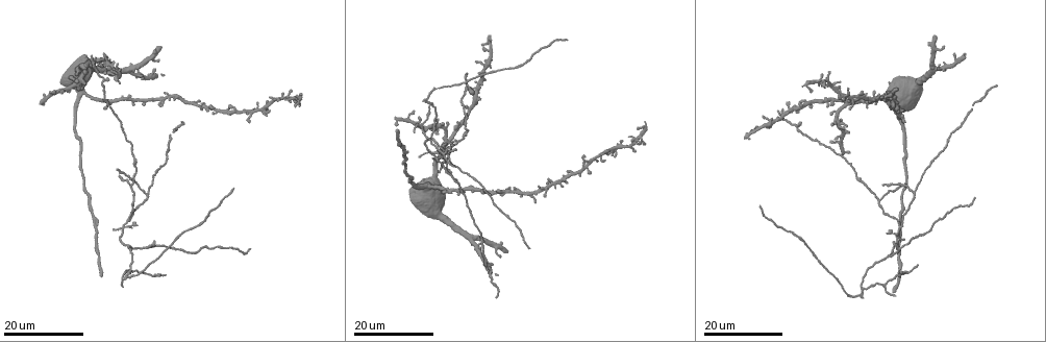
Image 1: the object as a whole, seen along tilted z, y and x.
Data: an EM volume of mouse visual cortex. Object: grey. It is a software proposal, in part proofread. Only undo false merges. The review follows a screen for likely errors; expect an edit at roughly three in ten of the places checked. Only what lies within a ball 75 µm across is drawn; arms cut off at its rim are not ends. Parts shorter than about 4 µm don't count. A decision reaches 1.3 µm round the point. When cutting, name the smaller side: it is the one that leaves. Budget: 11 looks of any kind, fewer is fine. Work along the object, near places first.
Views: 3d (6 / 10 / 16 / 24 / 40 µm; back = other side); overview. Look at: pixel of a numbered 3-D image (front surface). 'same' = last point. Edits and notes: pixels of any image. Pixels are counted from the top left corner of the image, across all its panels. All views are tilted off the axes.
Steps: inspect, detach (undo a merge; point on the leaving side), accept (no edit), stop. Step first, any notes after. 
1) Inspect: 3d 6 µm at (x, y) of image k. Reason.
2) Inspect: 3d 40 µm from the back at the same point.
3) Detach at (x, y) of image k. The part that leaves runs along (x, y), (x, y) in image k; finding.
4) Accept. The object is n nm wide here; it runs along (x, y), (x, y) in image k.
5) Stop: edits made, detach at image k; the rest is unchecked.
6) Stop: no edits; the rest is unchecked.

Inspect: 3d 24 µm at (879, 202) of image 1. Side arm on a straight run.

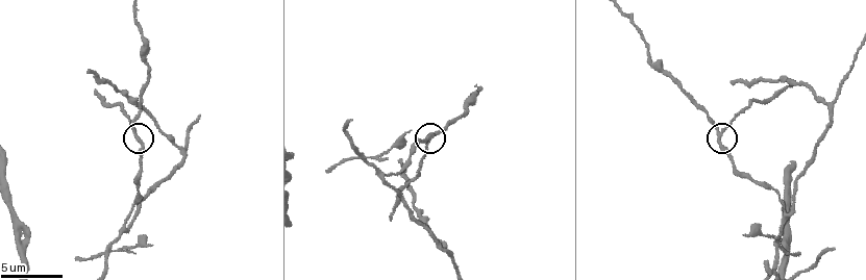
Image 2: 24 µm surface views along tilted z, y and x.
Inspect: 3d 6 µm at (133, 130) of image 2.

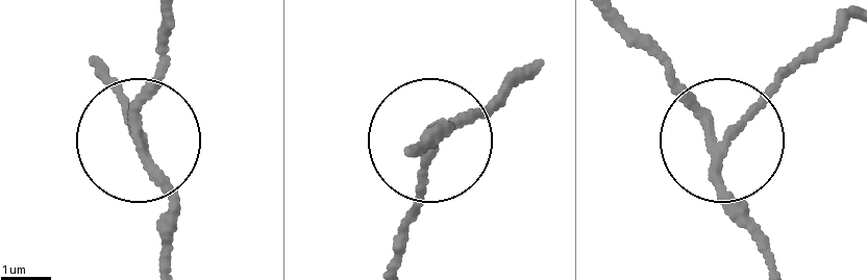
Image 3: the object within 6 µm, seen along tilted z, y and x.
Detach at (119, 100) of image 3. 3 arms meet here; the part that leaves runs along (148, 137), (103, 61) in image 3; two neurons meet here.

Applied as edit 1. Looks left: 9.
Inspect: 3d 10 µm at (832, 103) of image 2. A fork.

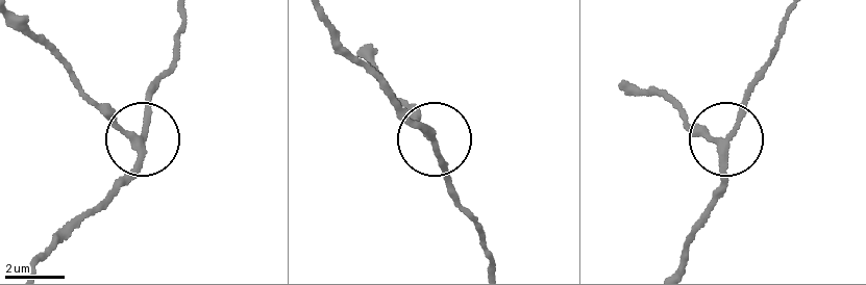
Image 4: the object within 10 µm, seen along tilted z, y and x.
Accept. 3 arms meet here; one neuron here.

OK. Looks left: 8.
Inspect: 3d 16 µm at (794, 126) of image 1. Thick turns thin.

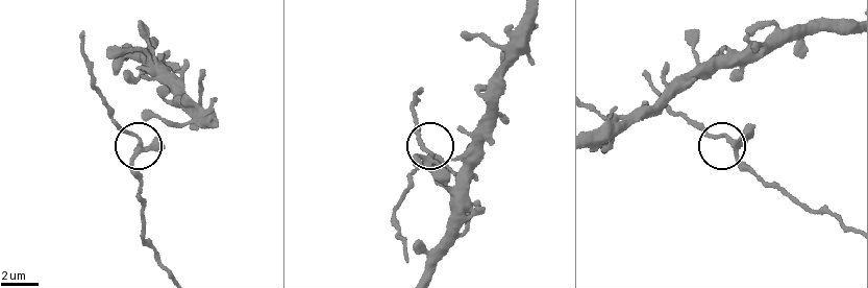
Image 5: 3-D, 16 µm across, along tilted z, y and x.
Inspect: 3d 10 µm at (726, 139) of image 5. Zoom in.

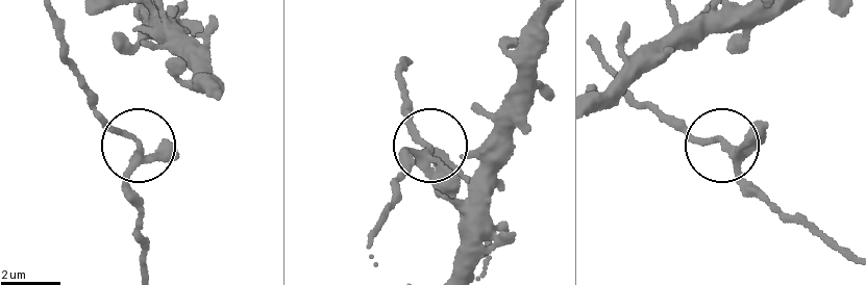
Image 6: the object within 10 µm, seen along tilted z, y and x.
Accept. 3 arms meet here; continuous, no second neuron.

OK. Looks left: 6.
Inspect: 3d 16 µm at (474, 99) of image 1. Narrows sharply.

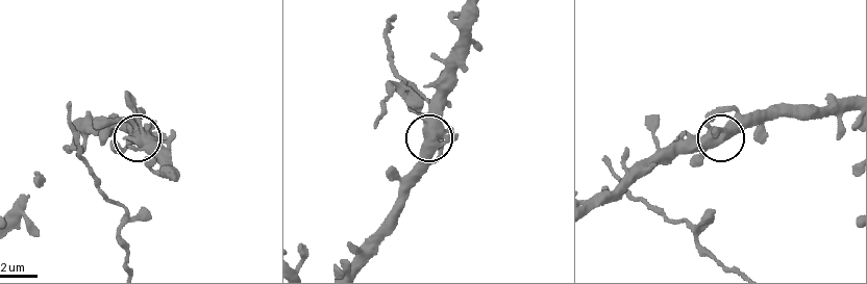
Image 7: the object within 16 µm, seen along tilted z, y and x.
Inspect: 3d 10 µm at (427, 137) of image 7. Zoom in.

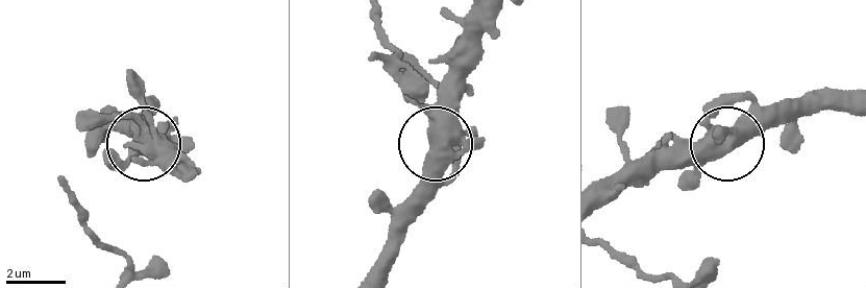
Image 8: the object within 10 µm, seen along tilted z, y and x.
Accept. The object is 400 nm wide here; continuous, no second neuron.

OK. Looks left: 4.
Inspect: 3d 16 µm at (844, 104) of image 1. Four or more arms meet.

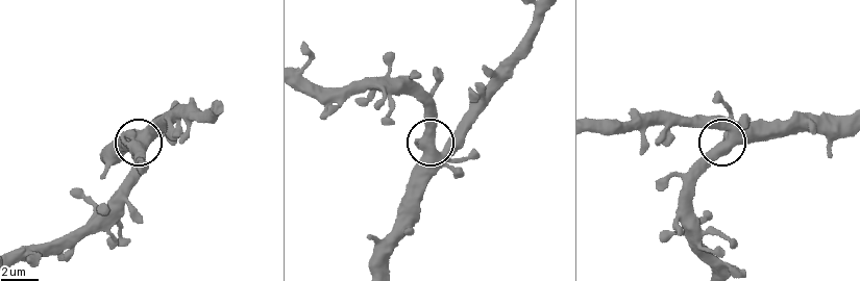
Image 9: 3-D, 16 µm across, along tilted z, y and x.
Inspect: 3d 6 µm at (437, 152) of image 9.

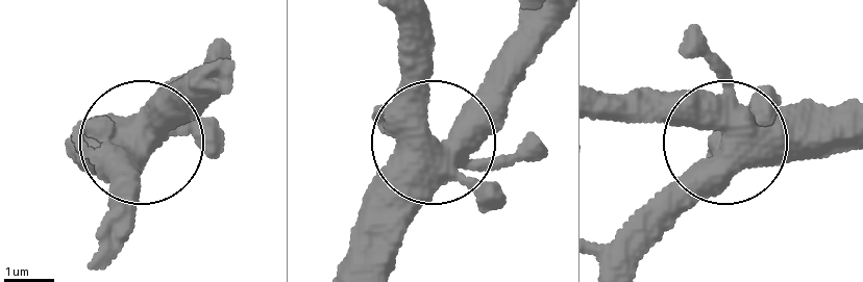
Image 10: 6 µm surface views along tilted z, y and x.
Accept. 5 arms meet here; one neuron here.

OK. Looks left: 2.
Stop: edits made, detach at image 3; the rest is unchecked.

